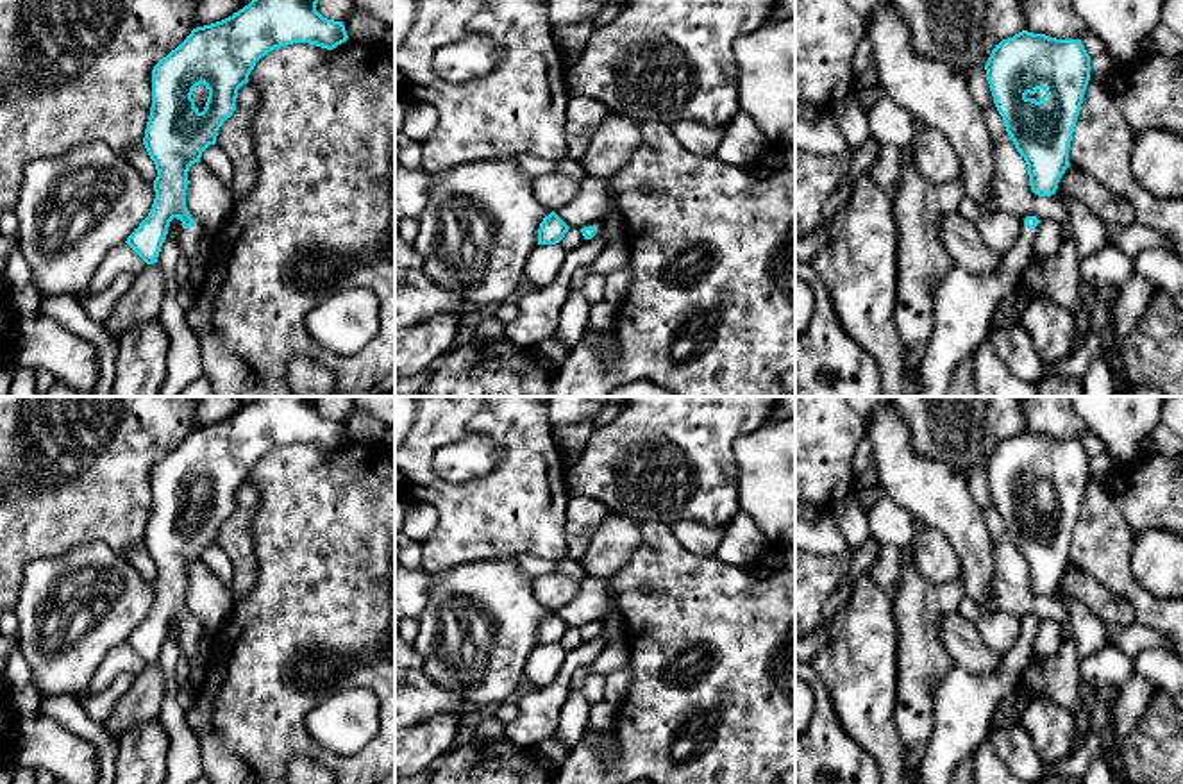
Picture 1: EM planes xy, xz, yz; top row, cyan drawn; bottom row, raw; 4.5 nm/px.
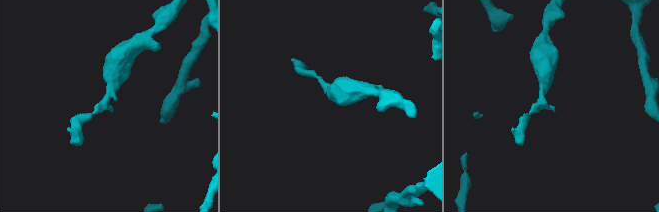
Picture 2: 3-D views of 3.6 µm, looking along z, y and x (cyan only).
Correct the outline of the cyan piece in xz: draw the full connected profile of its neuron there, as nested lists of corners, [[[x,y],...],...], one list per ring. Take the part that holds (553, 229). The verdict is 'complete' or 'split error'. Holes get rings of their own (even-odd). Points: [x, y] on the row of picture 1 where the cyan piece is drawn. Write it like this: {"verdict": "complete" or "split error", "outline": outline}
{"verdict": "complete", "outline": [[[552,211],[538,229],[538,245],[556,245],[568,232],[568,225]]]}

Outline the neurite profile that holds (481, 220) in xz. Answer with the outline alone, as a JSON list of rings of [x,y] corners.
[[[516,157],[459,163],[431,171],[427,205],[418,218],[415,246],[424,257],[425,277],[468,305],[500,304],[524,277],[529,254],[538,245],[538,229],[552,211],[540,204],[531,177],[524,177]]]

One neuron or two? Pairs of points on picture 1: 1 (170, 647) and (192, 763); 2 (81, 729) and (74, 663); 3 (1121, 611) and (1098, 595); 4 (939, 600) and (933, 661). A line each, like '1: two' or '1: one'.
1: one
2: two
3: one
4: one

